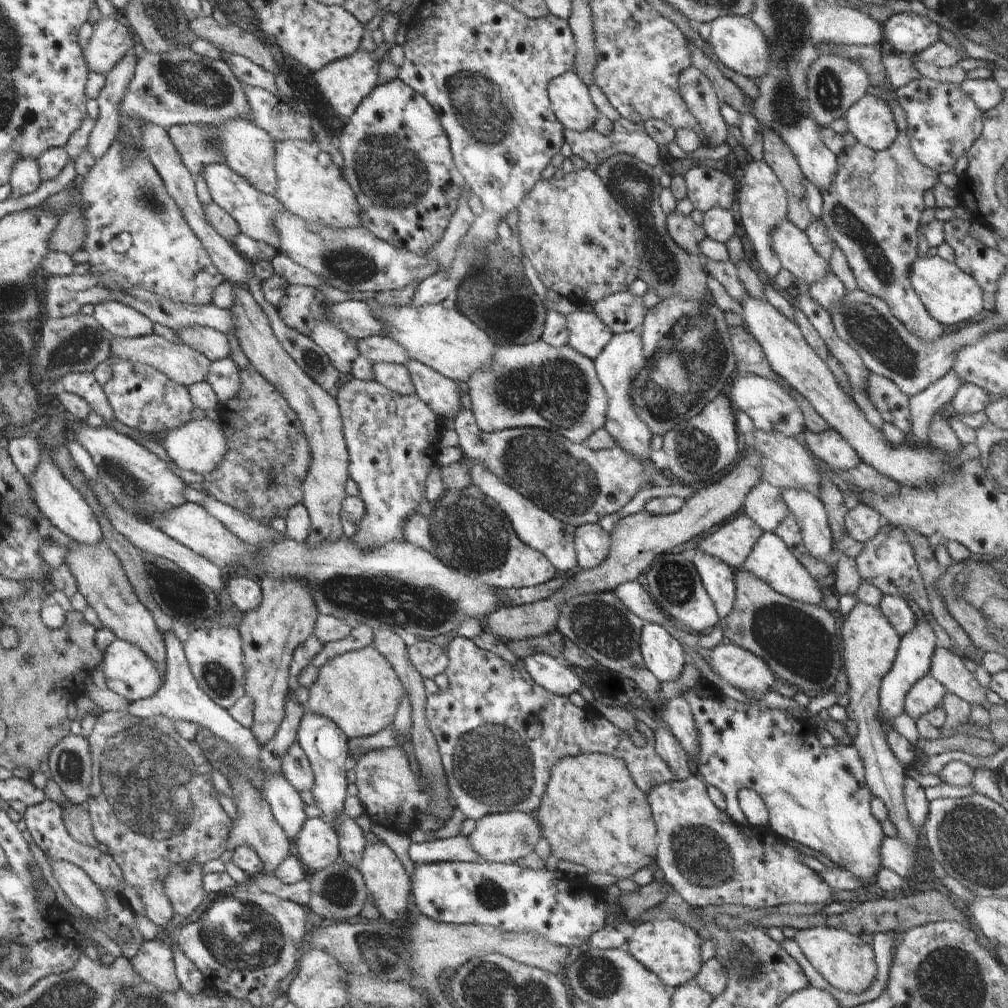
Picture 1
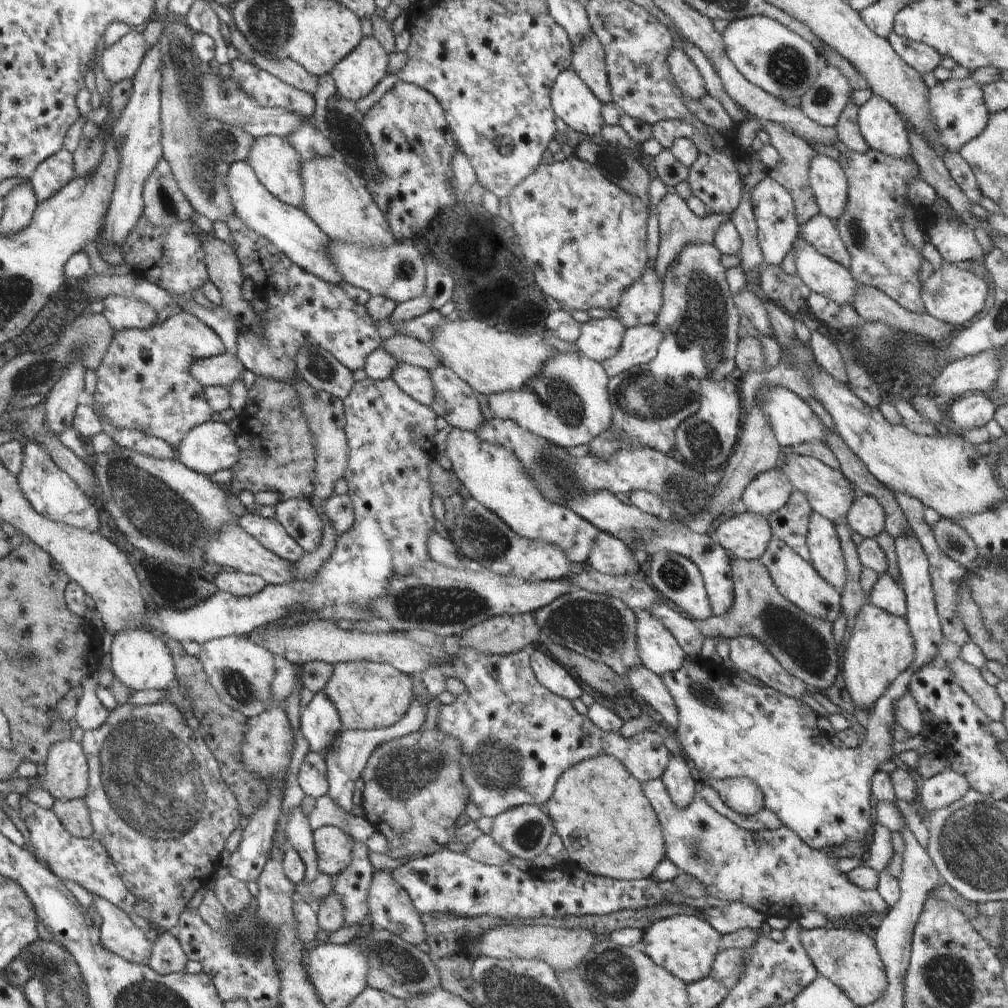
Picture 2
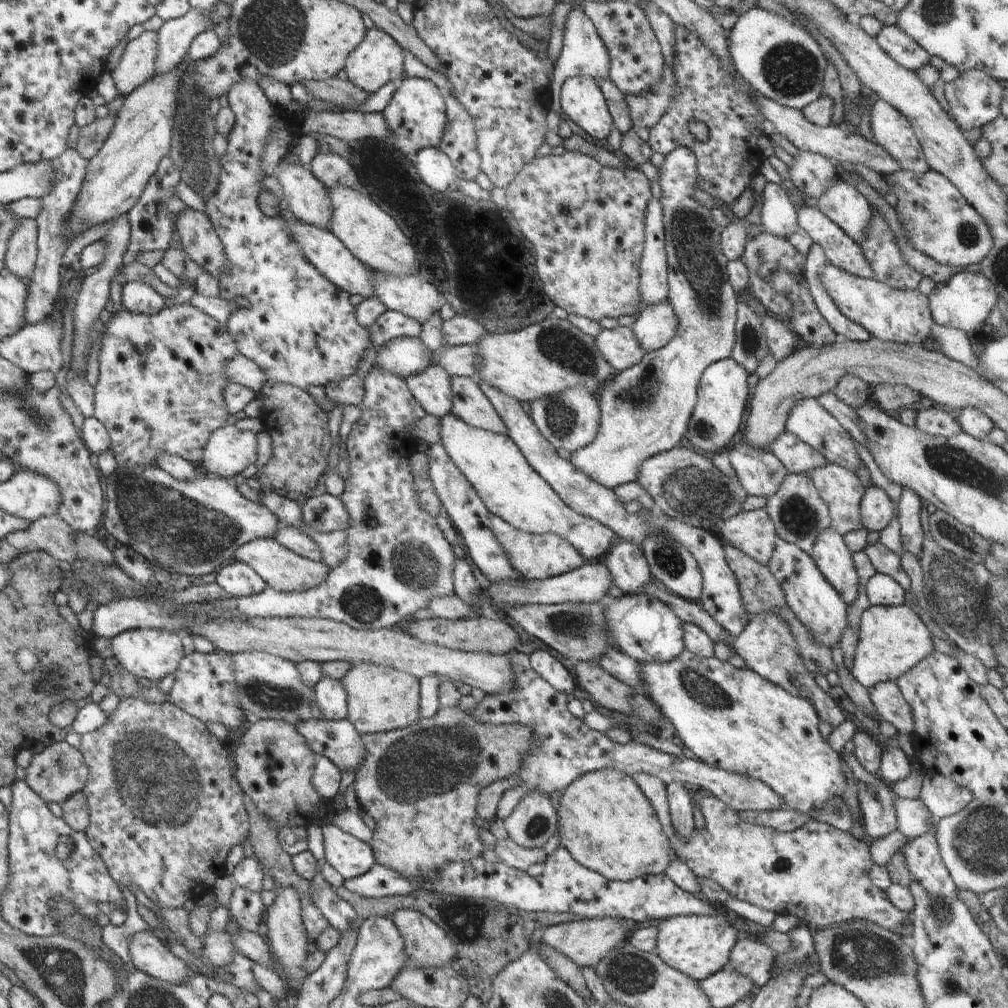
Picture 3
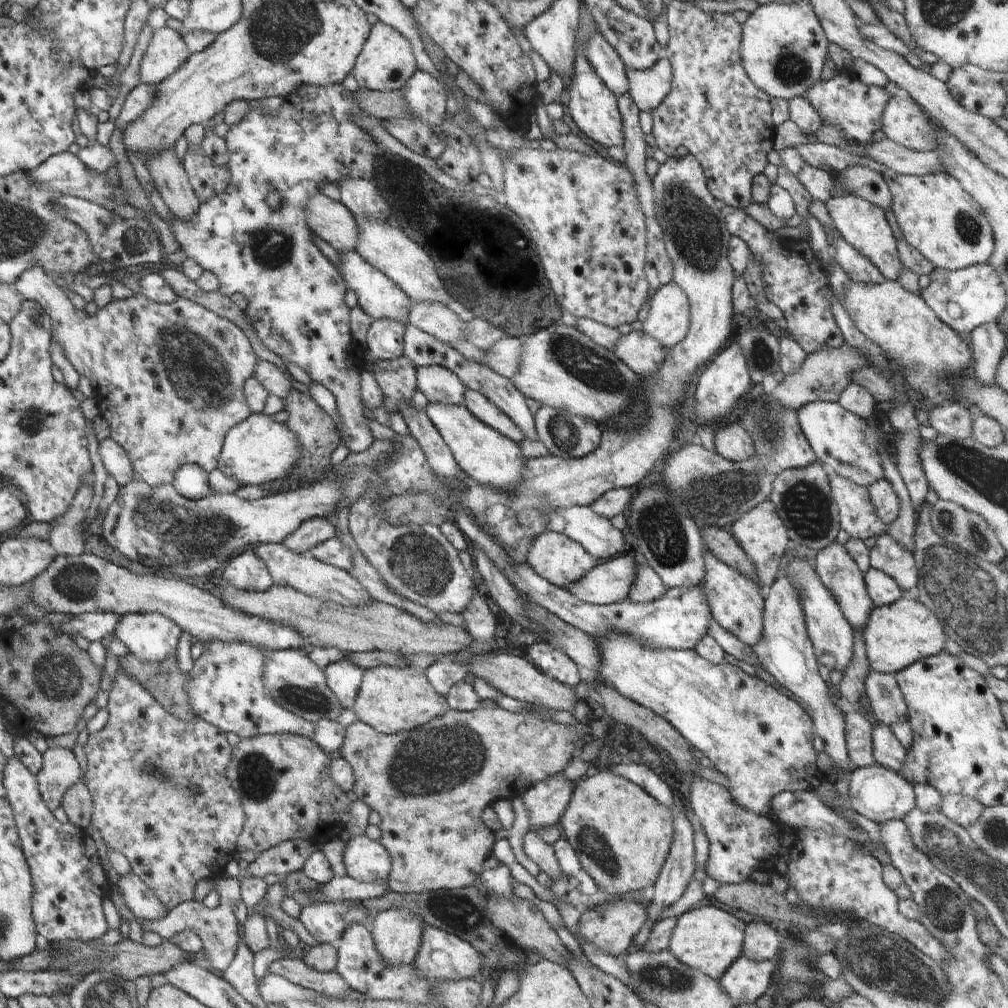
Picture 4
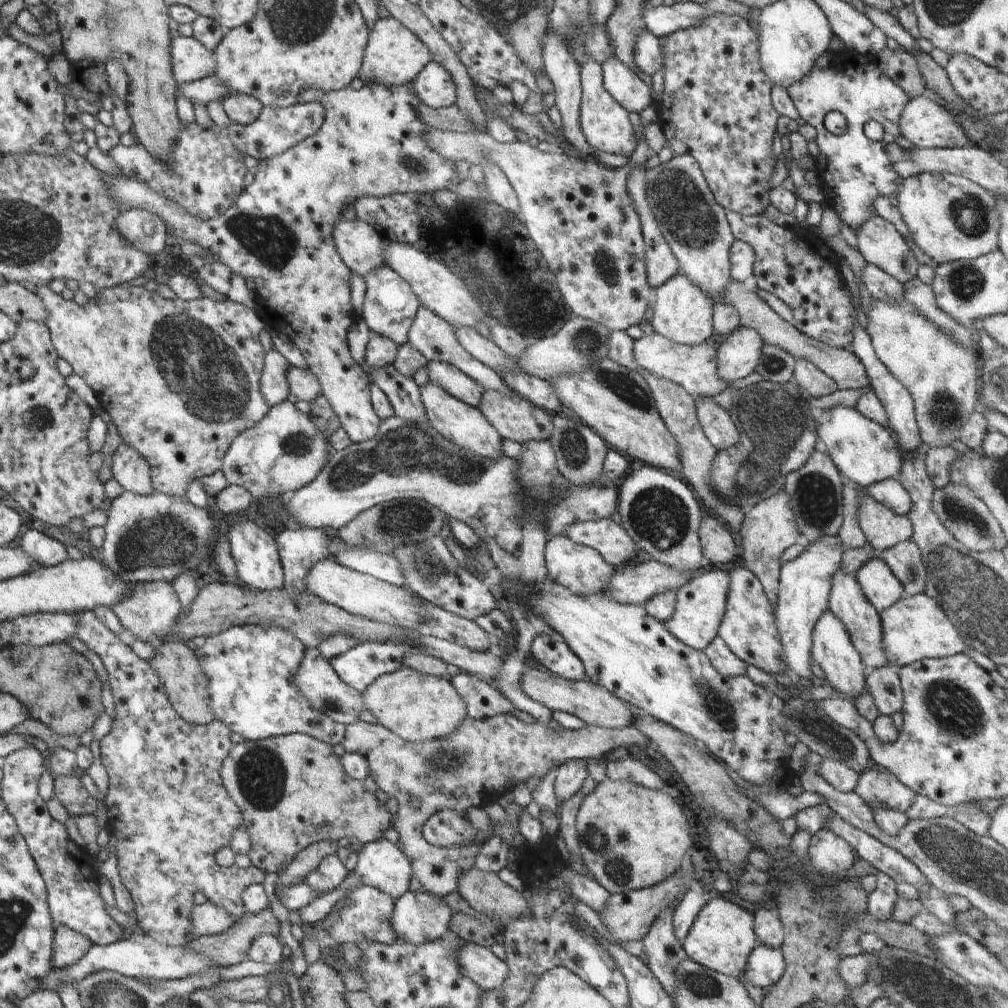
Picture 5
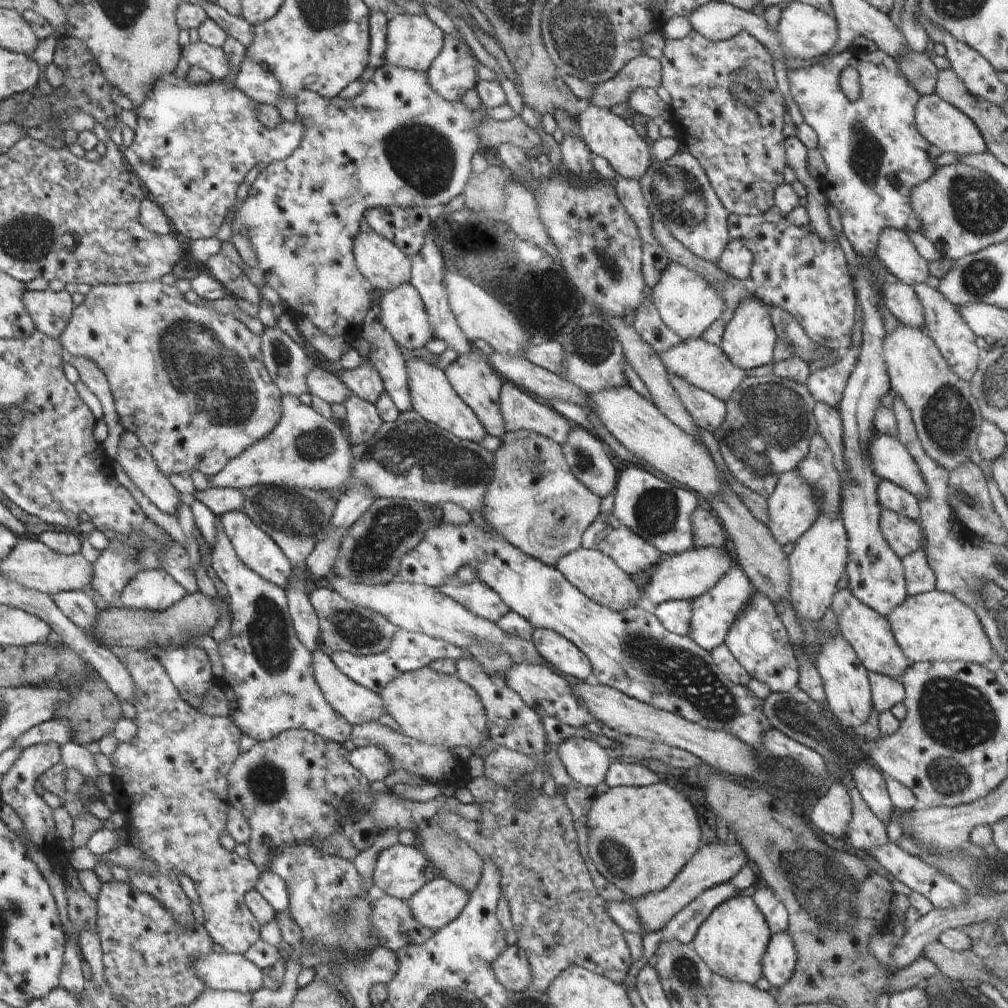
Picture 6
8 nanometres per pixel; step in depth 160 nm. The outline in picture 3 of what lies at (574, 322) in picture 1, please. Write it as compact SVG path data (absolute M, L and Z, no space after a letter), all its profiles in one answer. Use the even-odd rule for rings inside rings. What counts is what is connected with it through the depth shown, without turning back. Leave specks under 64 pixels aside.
M630 327L602 329L594 338L598 350L605 356L607 363L615 368L616 373L637 365L647 353Z

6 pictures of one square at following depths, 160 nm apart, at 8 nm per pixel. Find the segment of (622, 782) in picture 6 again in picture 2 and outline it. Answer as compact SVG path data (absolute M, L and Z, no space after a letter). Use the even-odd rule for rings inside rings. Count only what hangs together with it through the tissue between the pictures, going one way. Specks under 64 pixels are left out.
M662 779L642 781L641 787L660 821L666 858L684 873L697 878L707 888L707 895L727 900L727 903L736 901L748 905L767 917L782 916L792 921L811 910L822 912L829 918L835 916L849 922L861 916L886 914L891 909L876 889L867 891L860 888L848 875L838 870L836 861L839 859L830 855L832 850L836 850L832 845L821 849L810 848L788 827L773 831L743 829L710 807L699 792L695 793L693 801L685 809L679 809L672 802Z

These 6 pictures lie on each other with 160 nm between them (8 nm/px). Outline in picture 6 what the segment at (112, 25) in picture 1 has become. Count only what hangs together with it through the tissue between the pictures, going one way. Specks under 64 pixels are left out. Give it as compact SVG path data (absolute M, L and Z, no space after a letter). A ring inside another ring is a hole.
M198 41L182 47L182 53L185 54L190 67L199 66L202 70L210 72L216 81L226 78L231 73L230 61L228 61L222 47L213 47Z

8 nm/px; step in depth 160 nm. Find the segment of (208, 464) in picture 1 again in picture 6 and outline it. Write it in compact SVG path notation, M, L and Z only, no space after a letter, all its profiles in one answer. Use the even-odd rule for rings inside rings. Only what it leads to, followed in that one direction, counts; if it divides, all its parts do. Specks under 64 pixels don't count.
M281 394L281 419L273 431L247 448L239 457L233 458L218 474L208 476L212 487L217 489L249 489L251 486L288 485L301 489L317 491L336 491L351 480L355 463L353 445L344 430L333 419L327 419L316 413L311 406L304 405L298 397Z

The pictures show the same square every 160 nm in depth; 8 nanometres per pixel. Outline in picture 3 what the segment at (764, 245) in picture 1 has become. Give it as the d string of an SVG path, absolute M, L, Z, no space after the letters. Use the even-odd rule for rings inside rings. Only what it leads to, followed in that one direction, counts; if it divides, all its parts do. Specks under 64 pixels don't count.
M768 181L762 191L762 198L763 232L787 239L799 226L797 210L790 192L787 192L782 184Z

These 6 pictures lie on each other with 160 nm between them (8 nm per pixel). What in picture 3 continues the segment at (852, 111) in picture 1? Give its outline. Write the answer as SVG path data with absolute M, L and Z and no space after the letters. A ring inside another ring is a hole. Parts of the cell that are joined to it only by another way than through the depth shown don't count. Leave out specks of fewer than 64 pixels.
M878 99L869 115L871 130L874 132L872 140L898 160L903 170L918 174L931 169L909 120L898 109Z

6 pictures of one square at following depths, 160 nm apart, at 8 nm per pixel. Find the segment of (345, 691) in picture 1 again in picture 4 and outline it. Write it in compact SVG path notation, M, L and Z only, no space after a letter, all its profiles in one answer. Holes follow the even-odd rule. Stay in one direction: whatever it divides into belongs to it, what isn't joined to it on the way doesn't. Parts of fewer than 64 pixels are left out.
M377 666L364 671L352 708L358 720L387 735L414 730L441 717L448 709L445 697L431 687L423 671L391 666Z

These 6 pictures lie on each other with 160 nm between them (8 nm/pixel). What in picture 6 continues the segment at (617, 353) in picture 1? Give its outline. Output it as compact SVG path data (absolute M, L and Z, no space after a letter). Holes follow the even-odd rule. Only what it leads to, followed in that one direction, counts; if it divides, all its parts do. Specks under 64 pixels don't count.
M668 263L661 272L658 282L652 287L651 301L656 305L661 319L678 336L698 339L716 322L726 310L723 294L702 275L678 263Z

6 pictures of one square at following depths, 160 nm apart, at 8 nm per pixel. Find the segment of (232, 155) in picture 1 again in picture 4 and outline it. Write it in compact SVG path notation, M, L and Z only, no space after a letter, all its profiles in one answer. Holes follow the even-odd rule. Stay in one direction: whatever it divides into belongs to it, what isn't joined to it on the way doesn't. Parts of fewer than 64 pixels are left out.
M317 193L307 201L305 213L308 226L338 253L356 252L358 220L341 202Z

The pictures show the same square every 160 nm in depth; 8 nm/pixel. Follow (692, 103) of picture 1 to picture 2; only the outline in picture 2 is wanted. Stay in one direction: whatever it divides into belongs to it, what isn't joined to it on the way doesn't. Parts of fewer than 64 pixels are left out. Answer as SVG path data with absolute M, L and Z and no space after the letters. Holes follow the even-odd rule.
M674 46L667 56L667 63L674 82L684 95L693 99L708 95L700 72L682 48Z

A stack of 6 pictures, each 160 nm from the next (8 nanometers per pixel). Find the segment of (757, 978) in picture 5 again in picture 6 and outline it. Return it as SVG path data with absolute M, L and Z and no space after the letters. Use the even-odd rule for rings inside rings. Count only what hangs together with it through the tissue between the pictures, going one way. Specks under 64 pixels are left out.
M788 932L770 937L761 963L763 977L772 986L783 987L792 978L797 963L797 952L793 938Z

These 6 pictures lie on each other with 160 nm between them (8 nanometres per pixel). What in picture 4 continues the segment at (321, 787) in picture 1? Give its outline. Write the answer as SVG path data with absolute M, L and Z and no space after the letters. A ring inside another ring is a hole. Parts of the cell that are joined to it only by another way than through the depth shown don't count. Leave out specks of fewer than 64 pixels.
M346 657L329 664L323 670L327 678L327 685L345 709L353 708L365 670L364 667L355 665Z

